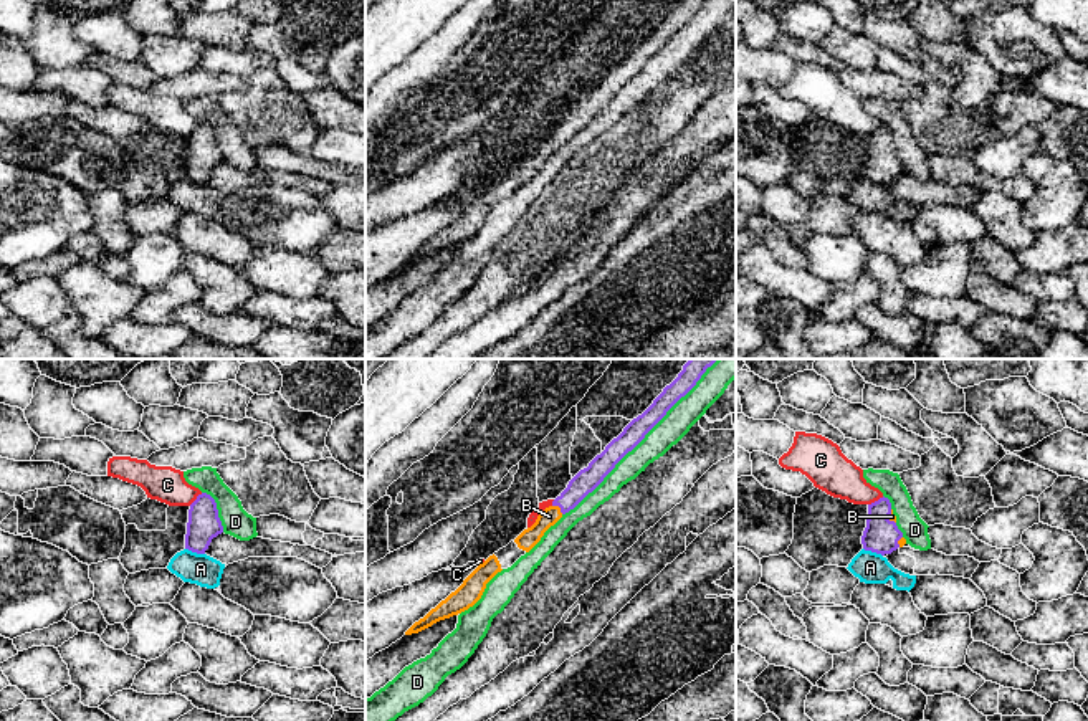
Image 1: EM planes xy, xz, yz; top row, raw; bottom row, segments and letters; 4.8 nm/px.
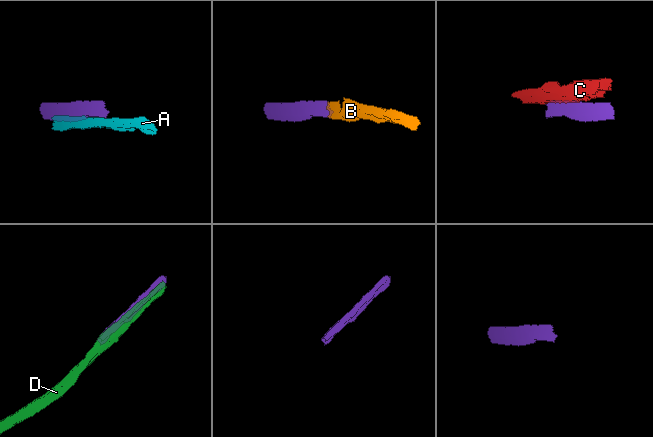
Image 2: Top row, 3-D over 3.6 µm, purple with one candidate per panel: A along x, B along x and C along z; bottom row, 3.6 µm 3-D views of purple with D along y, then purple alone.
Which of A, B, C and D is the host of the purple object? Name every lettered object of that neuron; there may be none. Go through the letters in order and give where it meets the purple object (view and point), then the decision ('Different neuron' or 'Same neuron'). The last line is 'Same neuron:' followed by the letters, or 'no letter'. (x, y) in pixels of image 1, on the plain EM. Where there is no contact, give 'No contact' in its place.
A: Touches purple at xy (195, 181). Different neuron
B: Touches purple at xz (559, 136). Same neuron
C: Touches purple at yz (875, 131). Different neuron
D: Touches purple at xz (635, 75). Different neuron
Same neuron: B

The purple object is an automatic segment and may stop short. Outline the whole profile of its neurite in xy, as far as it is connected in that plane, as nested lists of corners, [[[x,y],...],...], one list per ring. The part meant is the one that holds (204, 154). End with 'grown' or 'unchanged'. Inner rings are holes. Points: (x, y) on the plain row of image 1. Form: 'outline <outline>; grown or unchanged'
outline [[[202,122],[190,134],[185,179],[205,184],[213,167],[223,162],[215,129]]]; unchanged

